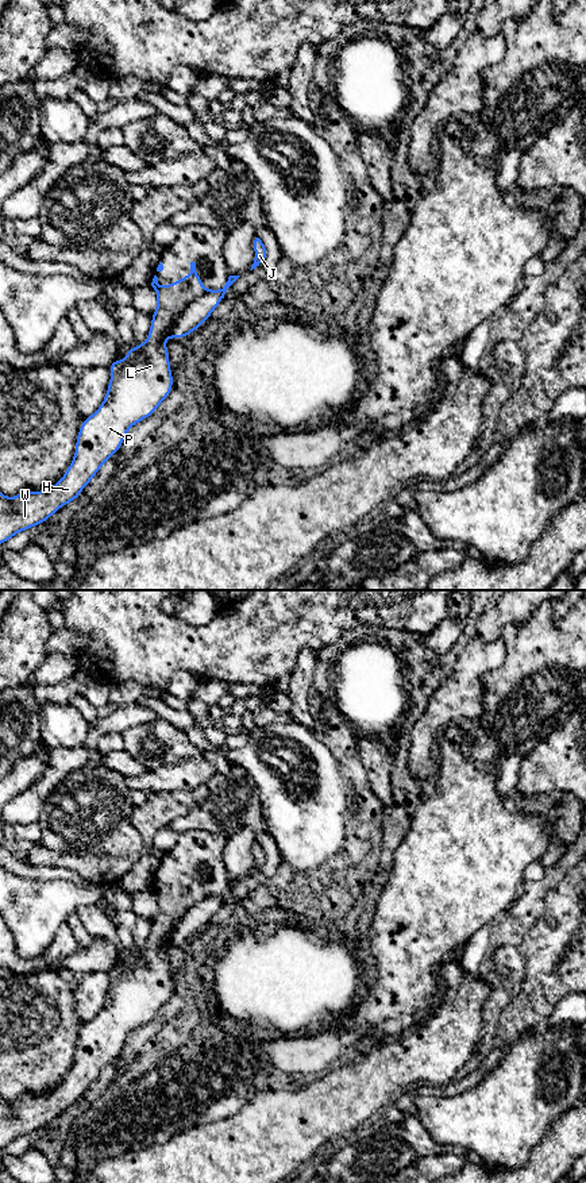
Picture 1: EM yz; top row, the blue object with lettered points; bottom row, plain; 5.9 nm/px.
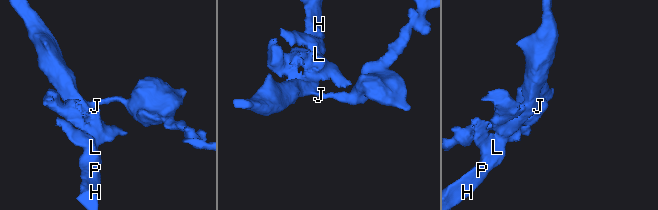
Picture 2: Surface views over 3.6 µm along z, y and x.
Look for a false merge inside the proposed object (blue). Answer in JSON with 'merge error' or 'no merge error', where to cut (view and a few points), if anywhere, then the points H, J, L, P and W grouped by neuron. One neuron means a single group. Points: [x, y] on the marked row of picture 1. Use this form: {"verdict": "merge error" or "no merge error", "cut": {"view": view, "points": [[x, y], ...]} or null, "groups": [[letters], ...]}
{"verdict": "merge error", "cut": {"view": "yz", "points": [[209, 291], [197, 296], [185, 308], [166, 335]]}, "groups": [["H", "L", "P", "W"], ["J"]]}

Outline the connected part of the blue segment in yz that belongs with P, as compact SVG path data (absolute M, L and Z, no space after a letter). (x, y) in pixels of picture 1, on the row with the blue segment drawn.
M190 262L188 277L181 277L177 282L170 282L166 288L162 288L158 284L158 277L154 275L151 286L157 293L158 307L151 316L147 340L142 344L138 343L135 348L127 348L124 362L115 358L108 366L111 381L105 398L93 415L82 420L76 440L76 455L65 475L54 486L43 492L24 490L12 498L4 497L0 492L0 544L22 531L43 524L63 505L76 501L82 489L99 473L103 463L119 452L128 429L151 416L171 393L174 379L170 370L169 350L165 346L167 331L185 308L209 289L201 286L196 262Z

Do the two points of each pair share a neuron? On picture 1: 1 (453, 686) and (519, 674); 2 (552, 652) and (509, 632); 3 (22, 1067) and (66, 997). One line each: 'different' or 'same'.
1: different
2: same
3: same

